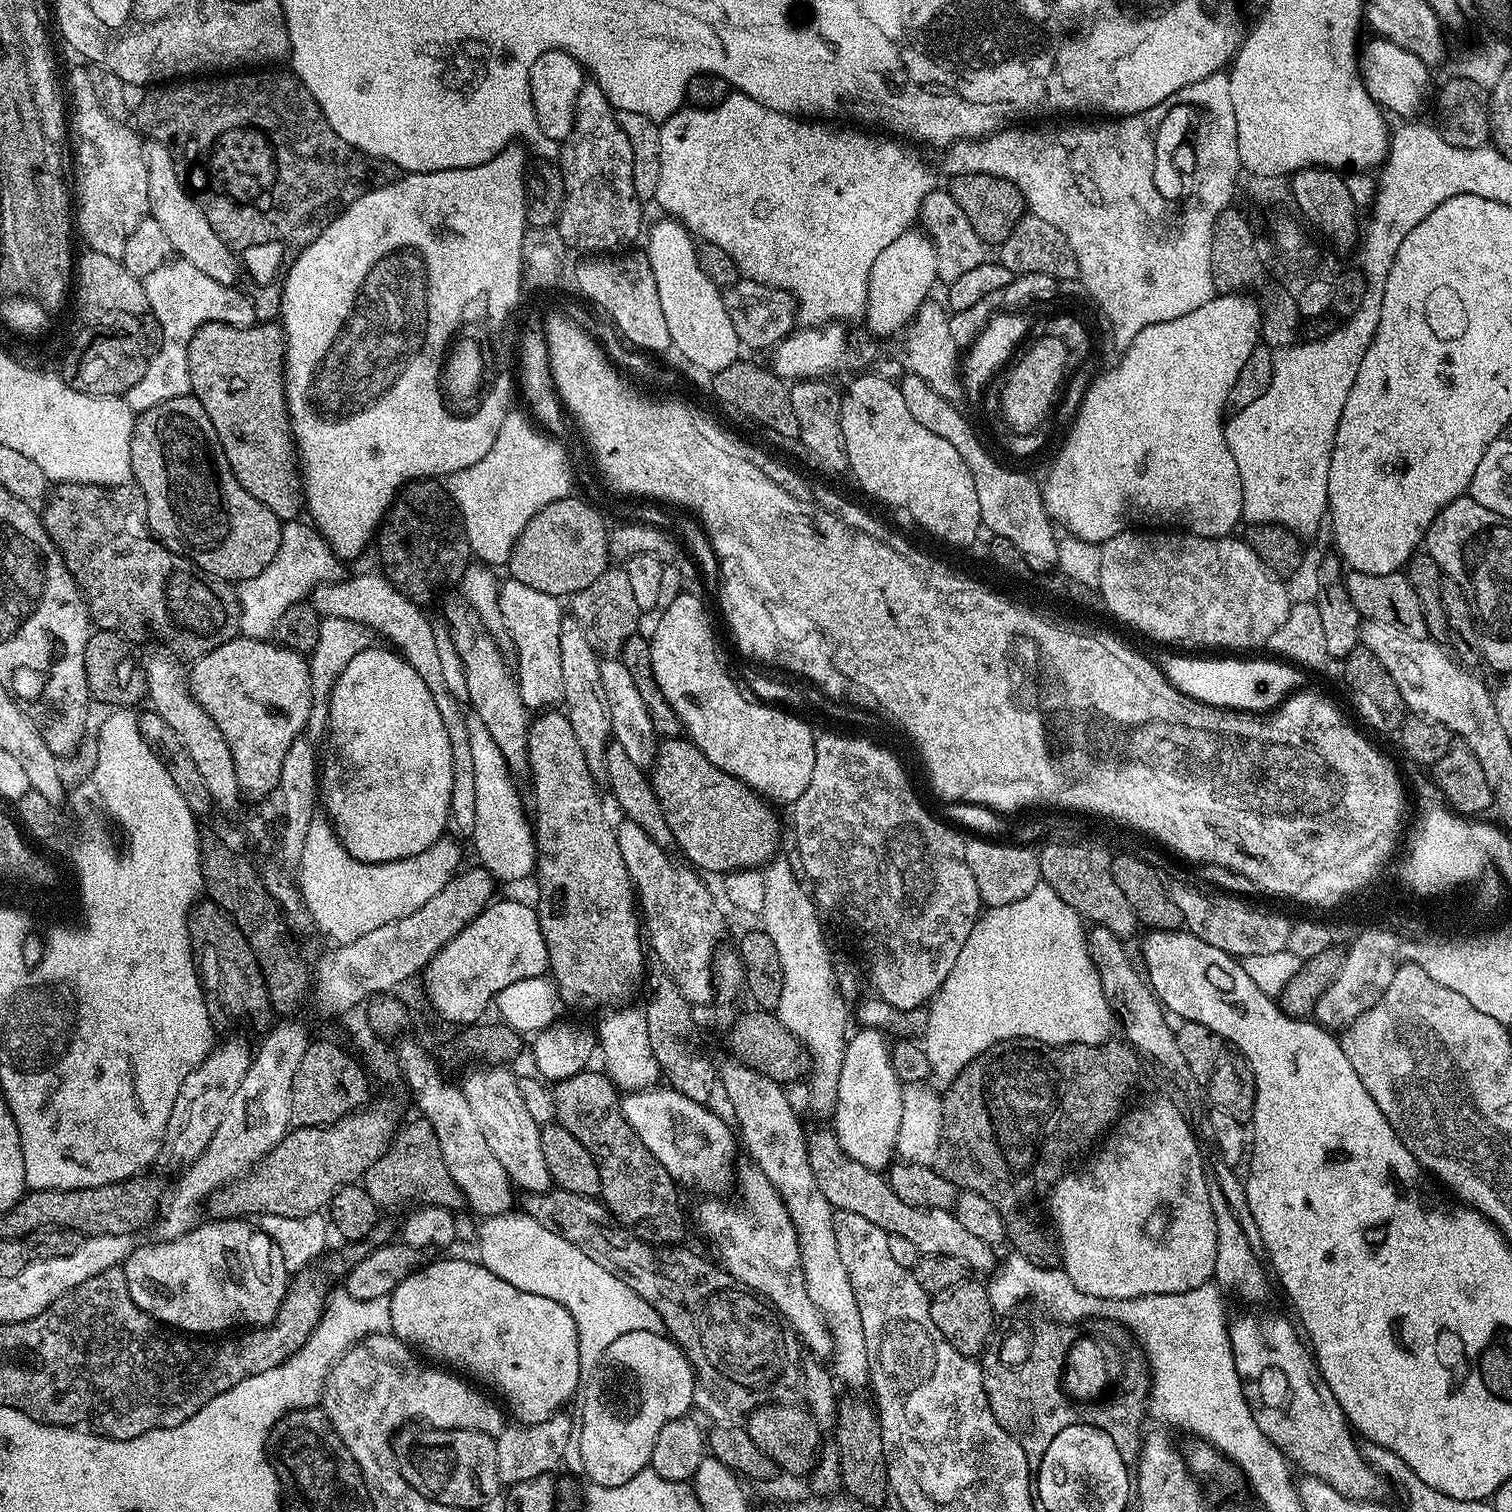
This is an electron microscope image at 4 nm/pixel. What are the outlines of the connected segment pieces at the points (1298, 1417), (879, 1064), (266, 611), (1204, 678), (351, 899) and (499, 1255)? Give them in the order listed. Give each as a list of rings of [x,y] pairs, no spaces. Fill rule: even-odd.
[[[1248,1312],[1237,1320],[1235,1317],[1228,1326],[1234,1366],[1238,1370],[1246,1402],[1254,1414],[1254,1422],[1258,1422],[1258,1430],[1262,1430],[1262,1434],[1266,1434],[1266,1438],[1270,1438],[1270,1442],[1274,1442],[1274,1446],[1278,1446],[1278,1450],[1284,1453],[1297,1469],[1300,1467],[1304,1476],[1313,1476],[1334,1486],[1334,1490],[1346,1494],[1346,1498],[1383,1501],[1390,1488],[1389,1481],[1363,1456],[1361,1445],[1356,1444],[1357,1433],[1346,1418],[1338,1398],[1334,1398],[1334,1390],[1330,1390],[1327,1381],[1322,1378],[1315,1355],[1302,1339],[1297,1325],[1289,1320],[1276,1312]],[[1280,1372],[1284,1375],[1284,1401],[1281,1404]]]
[[[861,1027],[859,1031],[851,1033],[844,1048],[842,1074],[838,1074],[834,1131],[842,1150],[854,1158],[854,1162],[862,1162],[867,1168],[884,1170],[897,1155],[904,1088],[894,1074],[890,1043],[884,1037],[885,1033],[879,1028]]]
[[[297,518],[282,527],[282,542],[278,554],[262,574],[241,580],[238,584],[240,598],[240,635],[255,640],[267,640],[275,633],[278,618],[292,604],[301,603],[318,584],[345,579],[344,565],[335,551],[329,549],[311,523]]]
[[[1162,650],[1164,652],[1160,653],[1158,658],[1155,657],[1154,663],[1156,667],[1159,669],[1161,673],[1167,678],[1168,684],[1174,686],[1175,689],[1179,690],[1180,693],[1186,694],[1187,697],[1194,698],[1195,701],[1200,701],[1206,705],[1213,705],[1215,708],[1228,708],[1234,709],[1236,711],[1243,711],[1243,712],[1266,712],[1272,711],[1273,708],[1279,707],[1280,703],[1284,700],[1287,700],[1289,696],[1292,695],[1295,691],[1297,691],[1297,683],[1294,681],[1288,682],[1290,680],[1290,673],[1289,673],[1289,663],[1287,661],[1279,660],[1276,658],[1269,658],[1270,660],[1248,660],[1252,658],[1243,658],[1240,656],[1225,656],[1226,658],[1202,658],[1200,654],[1187,654],[1184,652],[1175,652],[1175,651],[1168,651]]]
[[[324,818],[313,819],[310,830],[306,834],[306,846],[302,848],[302,858],[298,865],[298,887],[300,897],[313,925],[317,924],[337,945],[354,942],[354,938],[362,938],[362,934],[370,934],[378,926],[386,926],[386,922],[394,922],[398,918],[406,918],[406,914],[414,914],[418,906],[423,906],[429,898],[434,898],[442,886],[446,886],[453,876],[457,875],[460,864],[460,848],[449,838],[434,842],[422,854],[414,854],[410,858],[391,860],[385,864],[367,864],[355,860],[343,844],[340,843],[331,823]]]
[[[522,1210],[483,1217],[478,1224],[479,1248],[479,1263],[490,1270],[490,1274],[498,1274],[498,1278],[518,1290],[554,1298],[554,1302],[570,1310],[580,1335],[581,1373],[593,1372],[610,1342],[622,1338],[622,1334],[630,1334],[630,1330],[664,1332],[662,1318],[650,1302],[630,1290],[630,1286],[610,1274],[610,1270],[602,1270],[598,1262],[586,1258],[578,1246],[566,1242],[566,1238],[554,1234]]]

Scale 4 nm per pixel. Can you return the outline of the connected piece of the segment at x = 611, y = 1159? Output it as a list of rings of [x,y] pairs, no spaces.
[[[592,1071],[579,1072],[568,1080],[551,1085],[556,1120],[570,1130],[586,1150],[590,1150],[598,1166],[599,1199],[613,1217],[653,1246],[679,1245],[684,1236],[684,1212],[680,1209],[680,1196],[676,1193],[677,1181],[632,1133],[632,1127],[620,1113],[612,1081],[603,1071]]]

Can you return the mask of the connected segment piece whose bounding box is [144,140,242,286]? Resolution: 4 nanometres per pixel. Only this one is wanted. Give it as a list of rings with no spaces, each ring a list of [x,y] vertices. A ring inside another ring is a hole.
[[[148,140],[144,144],[144,157],[148,171],[150,216],[158,222],[158,226],[162,226],[169,249],[177,257],[198,266],[198,270],[202,270],[204,274],[210,274],[214,282],[235,285],[237,283],[235,280],[242,276],[242,265],[236,255],[222,242],[222,238],[214,234],[210,222],[206,222],[206,214],[190,195],[170,150],[157,140]]]

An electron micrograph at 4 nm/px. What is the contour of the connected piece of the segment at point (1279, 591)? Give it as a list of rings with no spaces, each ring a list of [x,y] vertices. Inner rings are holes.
[[[1129,530],[1127,532],[1119,532],[1118,534],[1114,534],[1108,540],[1105,540],[1103,544],[1099,545],[1101,550],[1101,580],[1100,585],[1098,587],[1098,596],[1102,601],[1102,604],[1105,604],[1106,607],[1109,608],[1110,611],[1113,612],[1114,615],[1117,616],[1118,619],[1121,620],[1124,624],[1129,624],[1132,628],[1137,628],[1138,631],[1141,632],[1144,636],[1149,636],[1152,640],[1161,640],[1162,645],[1164,646],[1175,646],[1180,650],[1204,650],[1200,648],[1229,648],[1227,650],[1232,654],[1248,654],[1251,648],[1260,648],[1263,649],[1265,645],[1267,645],[1268,639],[1280,626],[1282,626],[1283,622],[1285,622],[1287,618],[1288,611],[1291,610],[1293,606],[1293,601],[1291,599],[1288,600],[1288,588],[1283,579],[1277,578],[1269,572],[1268,567],[1262,563],[1262,561],[1258,558],[1258,554],[1254,554],[1254,550],[1251,546],[1248,545],[1247,539],[1240,538],[1240,540],[1236,540],[1237,538],[1233,538],[1232,536],[1220,536],[1217,540],[1214,538],[1202,538],[1201,536],[1192,535],[1191,531],[1188,530]]]

